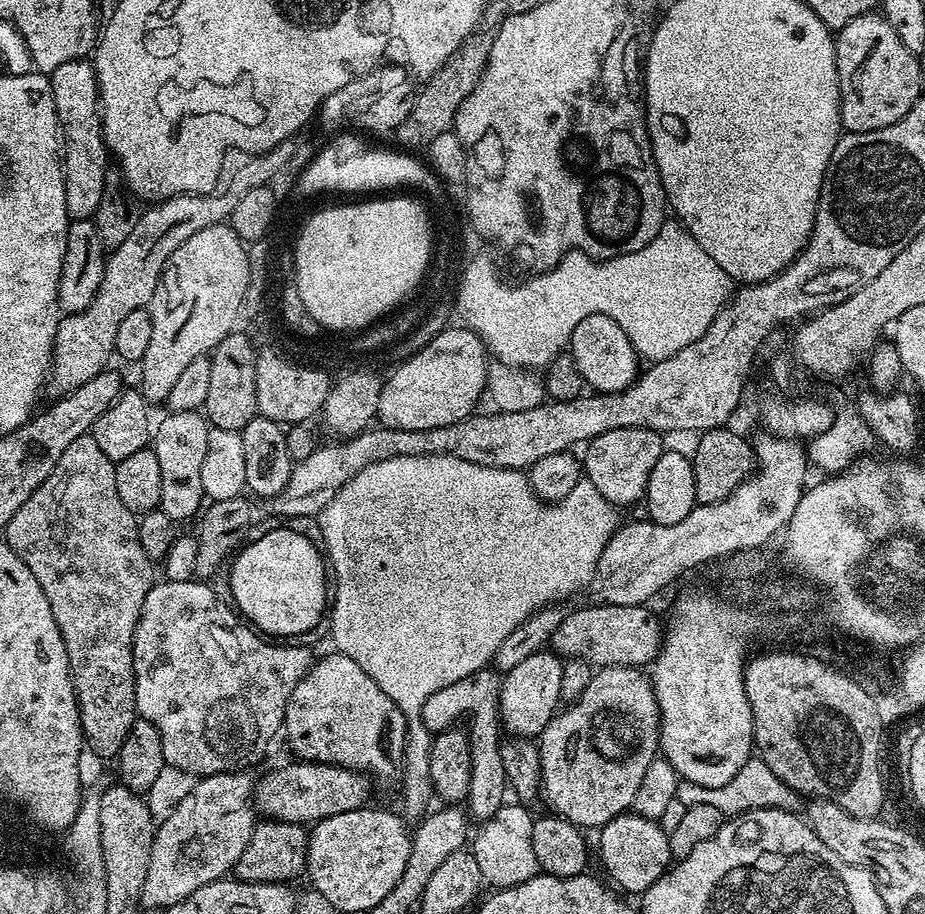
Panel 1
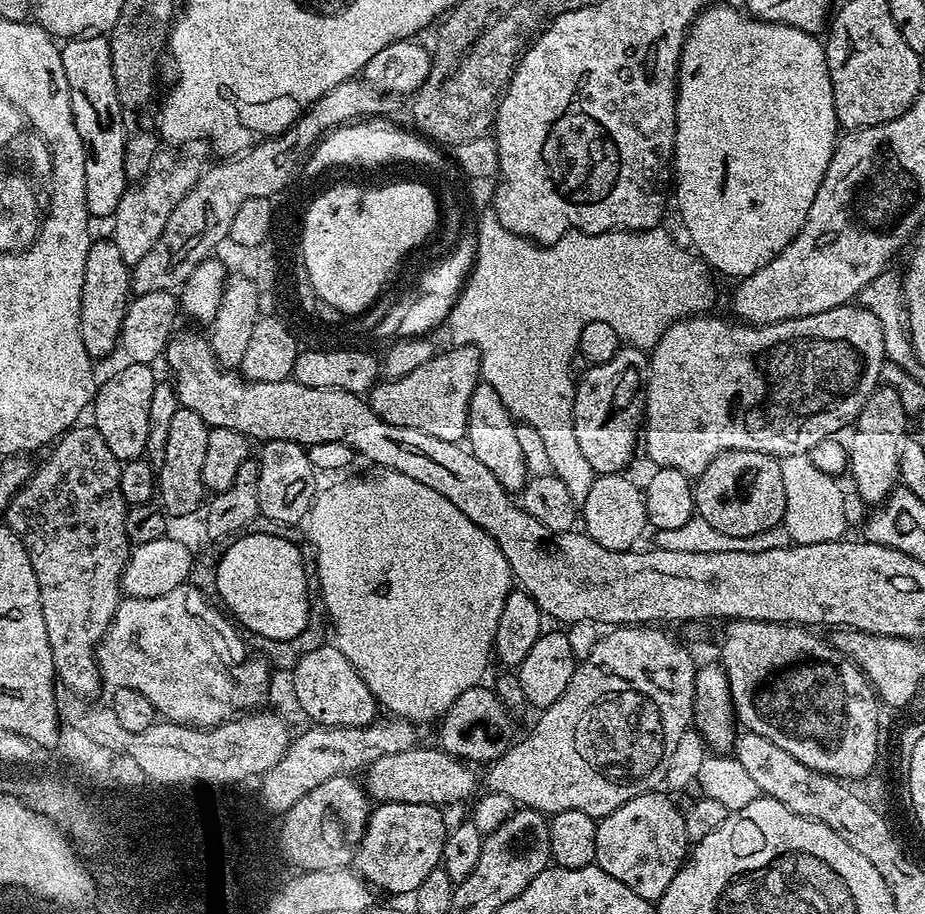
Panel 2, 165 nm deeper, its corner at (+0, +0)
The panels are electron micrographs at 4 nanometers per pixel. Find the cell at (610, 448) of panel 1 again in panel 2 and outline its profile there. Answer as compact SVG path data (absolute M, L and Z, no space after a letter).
M621 346L610 358L610 362L594 364L585 370L583 376L575 381L572 397L574 398L574 438L578 438L578 446L586 457L589 469L599 475L623 473L632 455L638 452L638 433L642 428L644 414L644 390L642 374L647 373L649 353L642 348Z

